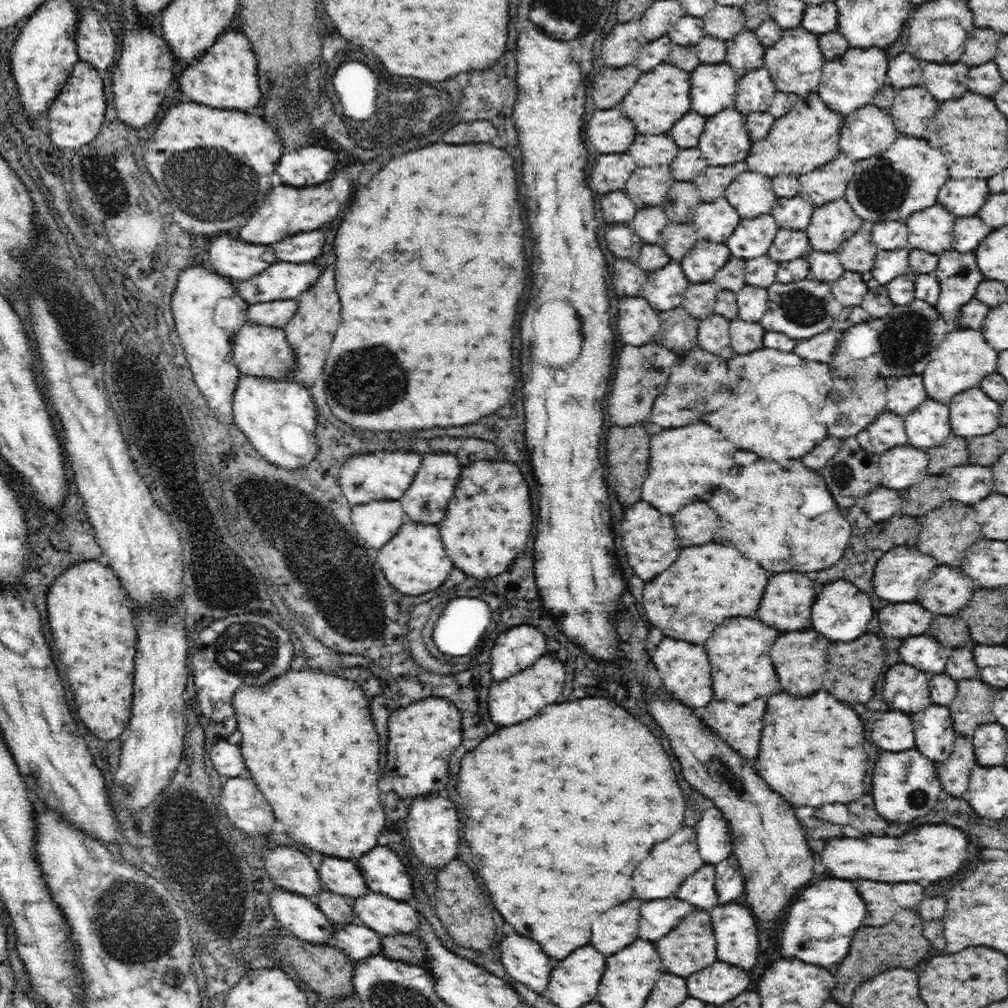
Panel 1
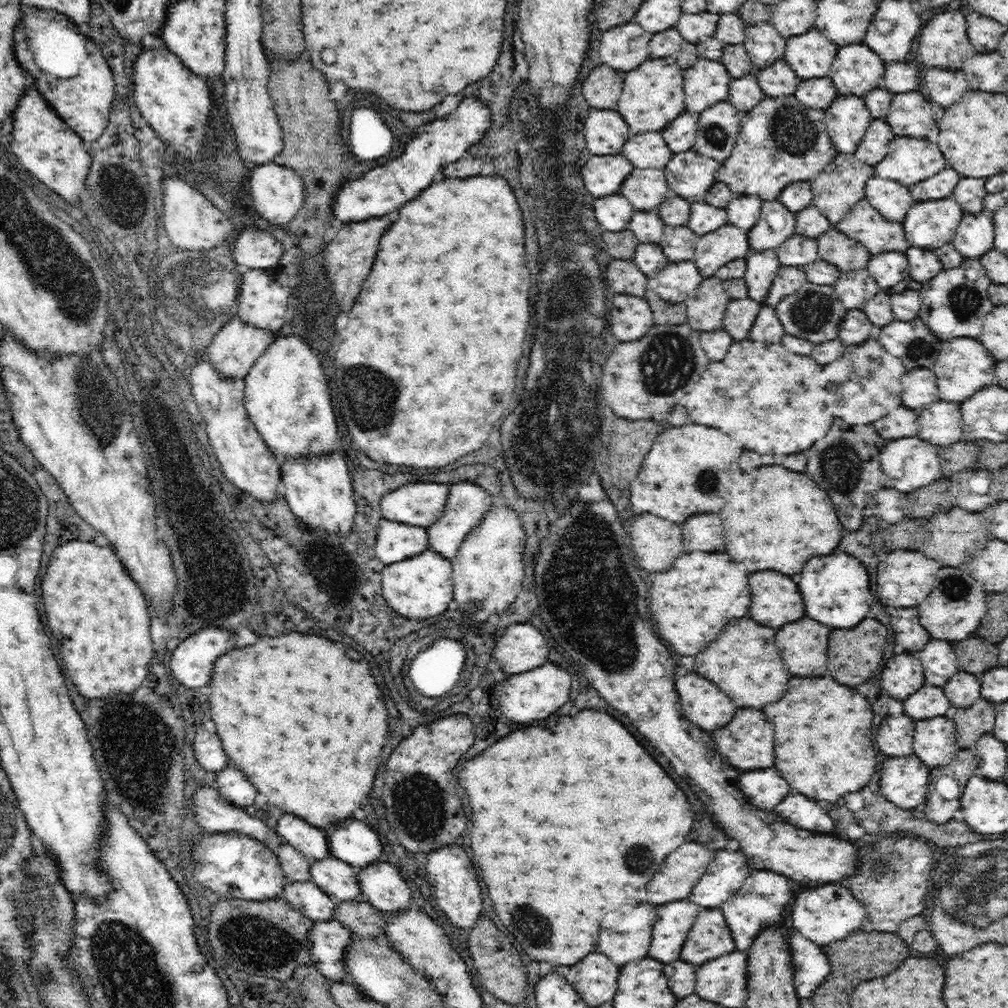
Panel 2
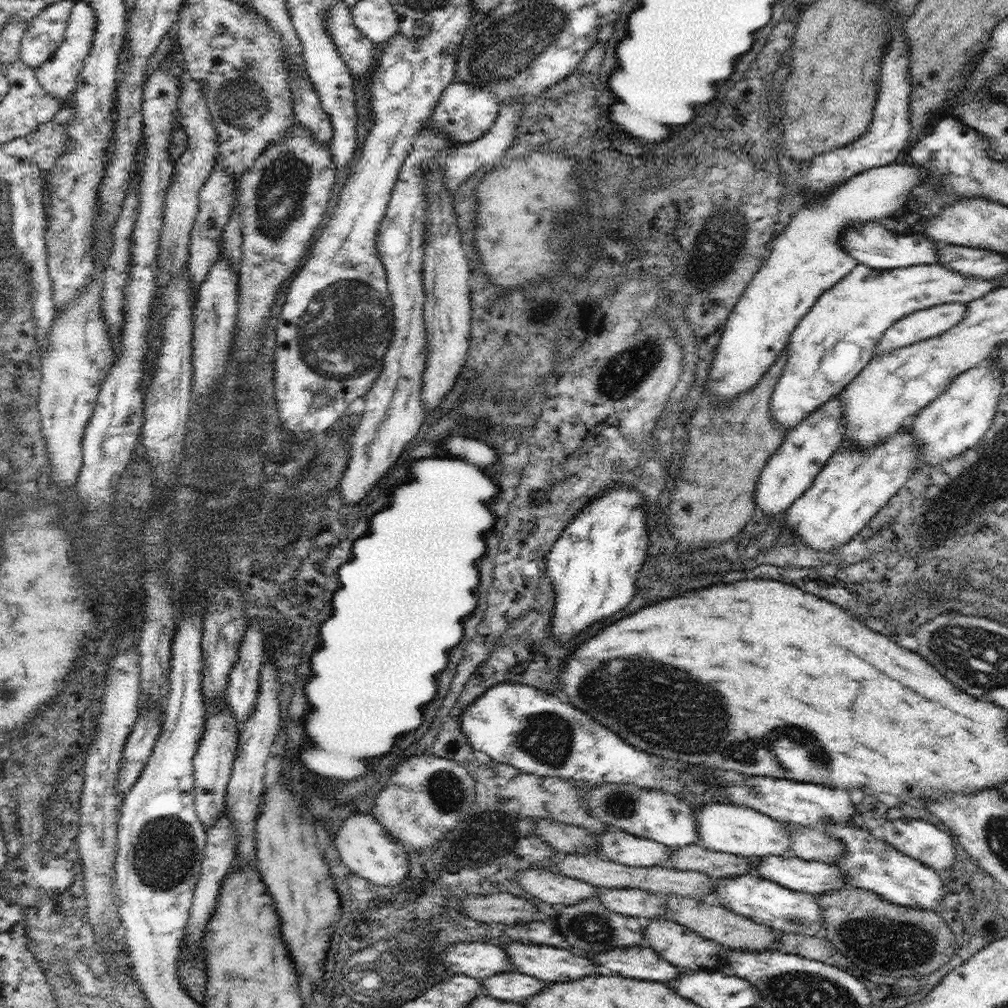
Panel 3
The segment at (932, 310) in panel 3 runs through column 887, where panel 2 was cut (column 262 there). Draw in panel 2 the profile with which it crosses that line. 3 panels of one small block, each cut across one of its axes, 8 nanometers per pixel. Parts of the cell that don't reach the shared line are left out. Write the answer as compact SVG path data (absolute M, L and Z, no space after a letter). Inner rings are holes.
M236 315L230 322L224 324L222 330L214 336L214 340L210 341L205 356L222 378L238 380L238 378L245 378L254 366L254 362L259 356L262 356L262 353L269 347L269 344L273 343L275 338L276 333L244 324Z

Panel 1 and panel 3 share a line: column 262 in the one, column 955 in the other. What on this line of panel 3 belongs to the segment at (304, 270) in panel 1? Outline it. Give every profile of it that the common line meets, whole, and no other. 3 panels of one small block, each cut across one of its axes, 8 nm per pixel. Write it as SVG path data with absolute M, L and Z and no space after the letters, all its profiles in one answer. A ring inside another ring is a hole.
M858 263L833 288L823 292L814 306L796 325L789 338L787 361L782 374L775 384L770 399L770 412L775 422L783 426L786 432L800 424L807 416L818 410L821 404L828 402L835 394L843 392L845 386L872 360L878 341L884 333L903 316L920 309L944 303L970 303L982 298L998 288L996 279L986 280L974 275L965 275L941 264L917 264L912 268L891 268L878 270Z

